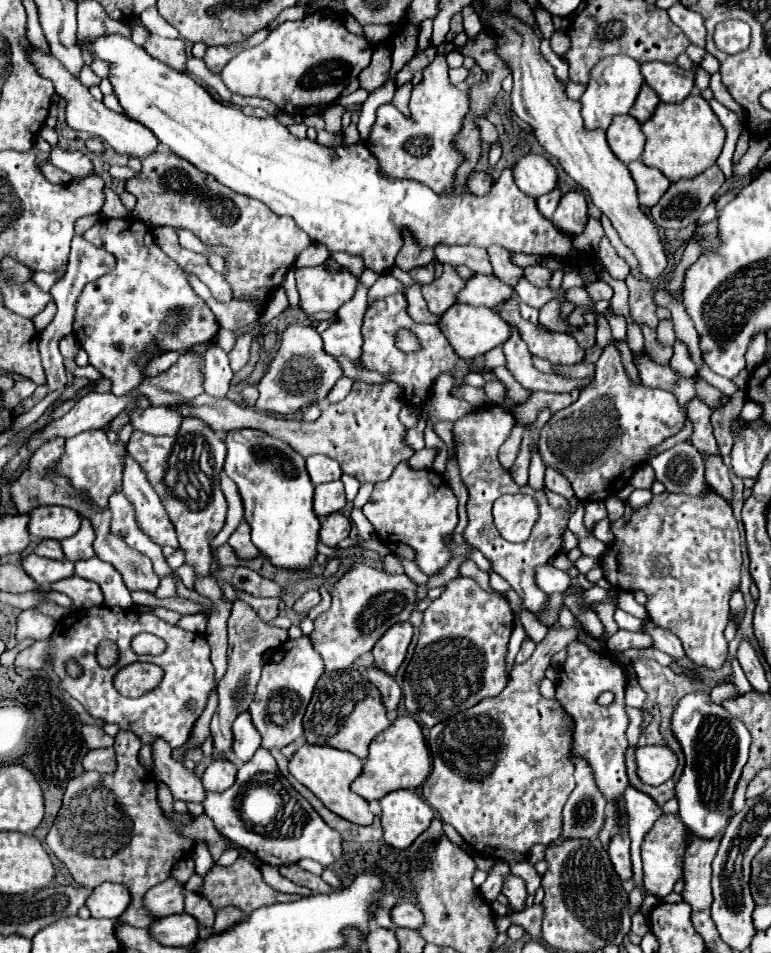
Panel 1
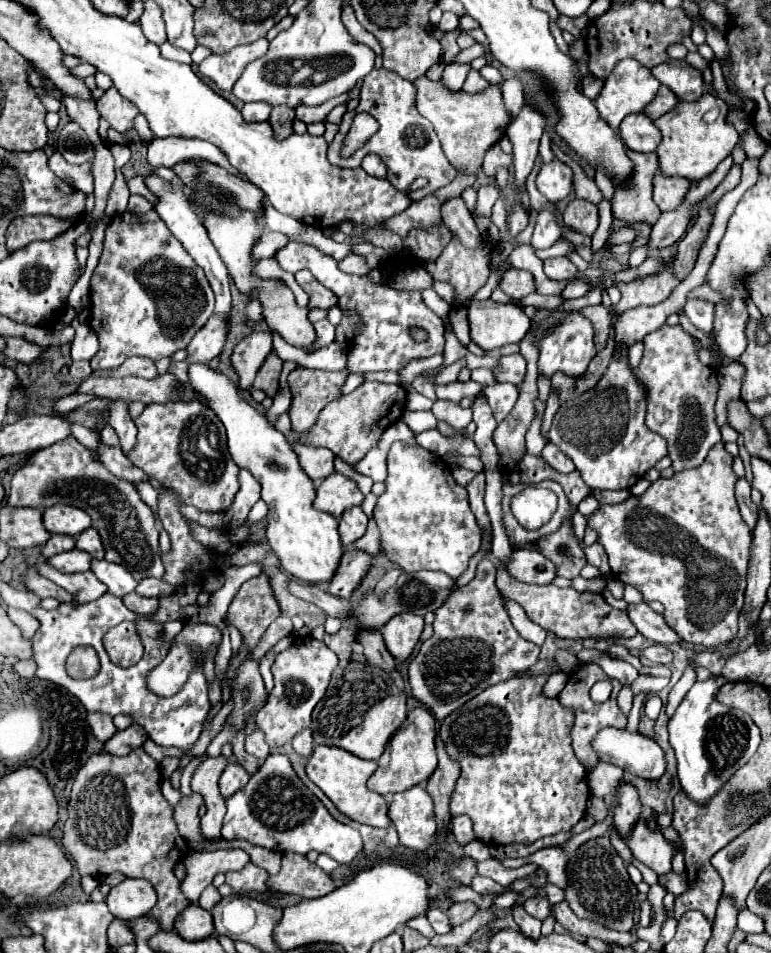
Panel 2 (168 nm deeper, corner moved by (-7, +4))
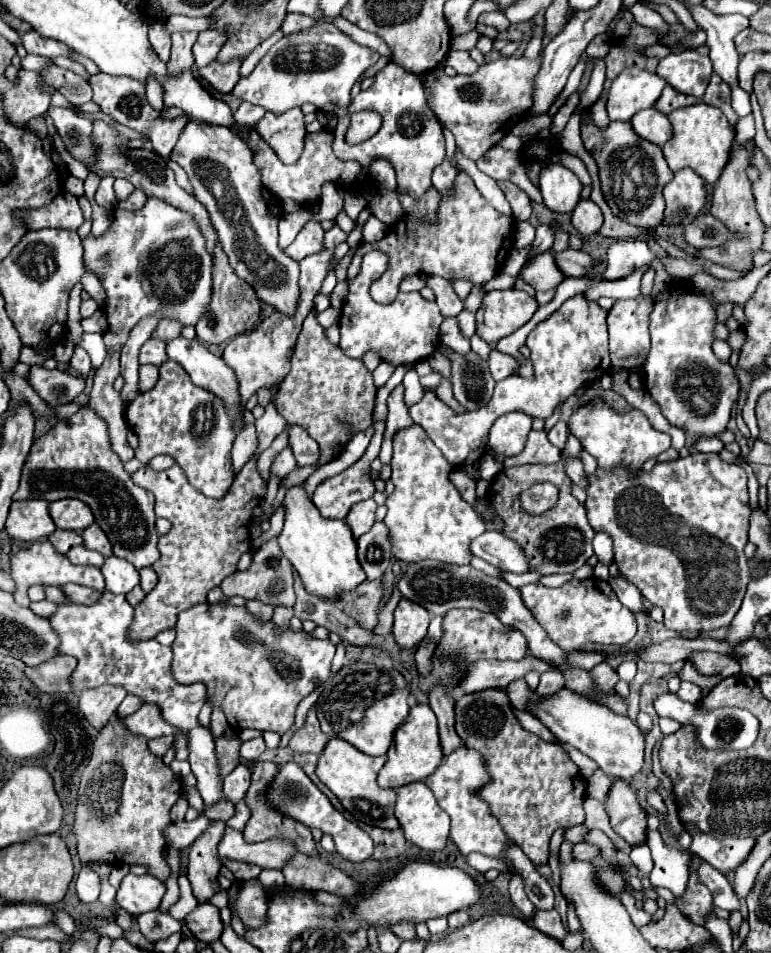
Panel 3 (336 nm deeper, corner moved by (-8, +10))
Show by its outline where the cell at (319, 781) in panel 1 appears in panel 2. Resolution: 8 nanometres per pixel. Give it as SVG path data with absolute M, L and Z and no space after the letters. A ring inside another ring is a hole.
M317 745L307 763L307 777L335 803L335 807L345 817L371 827L389 827L387 801L383 799L383 795L367 789L367 779L375 773L375 769L377 769L377 761L359 759L353 753L345 753L345 749L339 747Z

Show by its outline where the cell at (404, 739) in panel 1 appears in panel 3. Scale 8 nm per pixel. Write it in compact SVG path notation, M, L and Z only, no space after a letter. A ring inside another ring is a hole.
M418 703L416 707L410 709L408 719L394 733L394 743L388 751L388 761L378 773L378 785L386 789L398 789L402 785L422 781L424 777L432 775L432 771L436 771L442 759L444 755L436 735L436 715L432 715L428 703Z

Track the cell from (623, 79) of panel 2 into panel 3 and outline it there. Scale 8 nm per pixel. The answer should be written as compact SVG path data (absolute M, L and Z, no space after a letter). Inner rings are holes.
M634 65L626 67L608 91L606 109L610 121L630 121L634 113L652 107L664 87L666 81L660 75Z

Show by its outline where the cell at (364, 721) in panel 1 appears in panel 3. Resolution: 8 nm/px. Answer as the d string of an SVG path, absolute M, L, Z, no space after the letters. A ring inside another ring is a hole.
M354 661L324 683L314 707L320 727L328 737L340 737L366 755L386 755L394 731L408 715L408 695L410 691L400 671Z

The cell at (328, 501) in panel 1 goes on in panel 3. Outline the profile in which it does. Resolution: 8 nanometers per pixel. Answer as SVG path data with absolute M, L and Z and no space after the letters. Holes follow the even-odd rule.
M385 422L374 423L375 432L370 444L364 455L360 457L352 467L344 469L342 473L338 473L338 475L334 475L334 477L328 477L326 481L322 481L322 483L316 487L316 491L314 491L314 495L312 495L312 501L314 501L314 505L318 507L318 511L320 511L324 517L344 519L354 503L358 503L358 501L368 499L368 497L374 495L376 489L374 489L374 483L372 483L372 479L370 479L369 473L372 461L378 457L380 446L383 441L385 425Z

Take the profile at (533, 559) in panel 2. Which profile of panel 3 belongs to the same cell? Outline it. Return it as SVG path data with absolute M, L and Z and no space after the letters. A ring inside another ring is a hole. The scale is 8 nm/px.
M492 529L472 541L472 553L488 561L490 565L498 567L500 571L510 571L510 573L528 571L528 557L524 549L516 541Z

